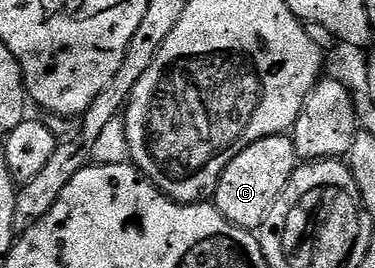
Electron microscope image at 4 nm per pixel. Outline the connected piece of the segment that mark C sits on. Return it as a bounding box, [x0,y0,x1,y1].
[212,134,299,232]

